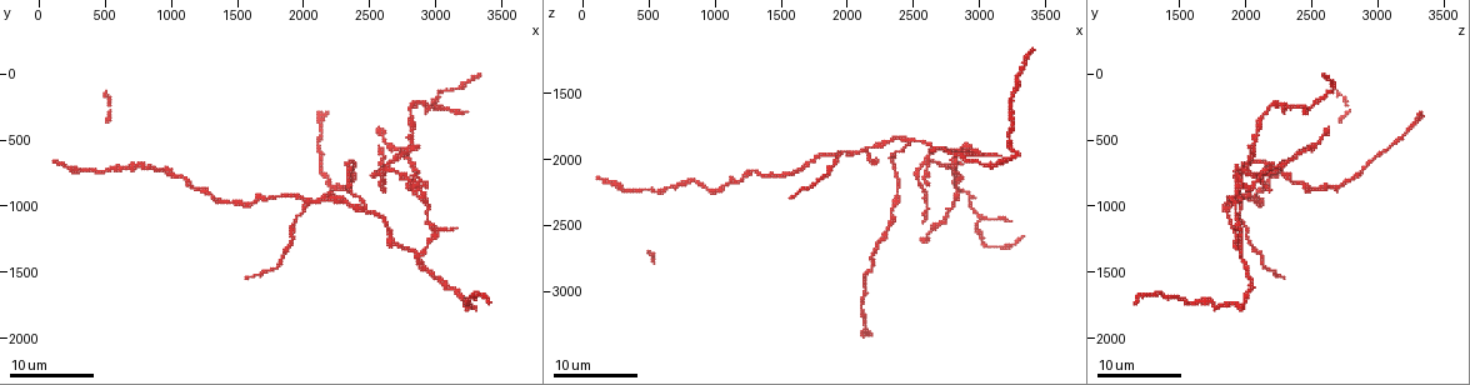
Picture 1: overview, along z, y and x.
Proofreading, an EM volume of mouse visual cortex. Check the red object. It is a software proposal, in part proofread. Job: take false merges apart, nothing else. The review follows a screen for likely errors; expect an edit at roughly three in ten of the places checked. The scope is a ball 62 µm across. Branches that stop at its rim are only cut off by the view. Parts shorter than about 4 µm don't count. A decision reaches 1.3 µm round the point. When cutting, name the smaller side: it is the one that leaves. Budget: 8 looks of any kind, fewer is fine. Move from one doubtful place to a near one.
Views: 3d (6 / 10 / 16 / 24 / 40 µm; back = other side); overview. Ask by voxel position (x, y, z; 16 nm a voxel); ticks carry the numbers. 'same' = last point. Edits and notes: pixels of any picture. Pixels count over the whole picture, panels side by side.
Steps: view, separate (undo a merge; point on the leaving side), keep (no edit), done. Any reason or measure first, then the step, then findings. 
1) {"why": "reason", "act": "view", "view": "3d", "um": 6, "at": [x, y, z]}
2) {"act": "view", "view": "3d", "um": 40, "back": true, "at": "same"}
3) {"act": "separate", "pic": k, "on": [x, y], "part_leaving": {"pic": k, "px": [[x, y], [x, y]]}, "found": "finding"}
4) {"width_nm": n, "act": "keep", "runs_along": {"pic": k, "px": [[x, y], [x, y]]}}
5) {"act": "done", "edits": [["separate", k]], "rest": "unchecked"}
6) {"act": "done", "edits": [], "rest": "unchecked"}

{"why": "thin arm on a thick one", "act": "view", "view": "3d", "um": 24, "at": [2620, 740, 2020]}

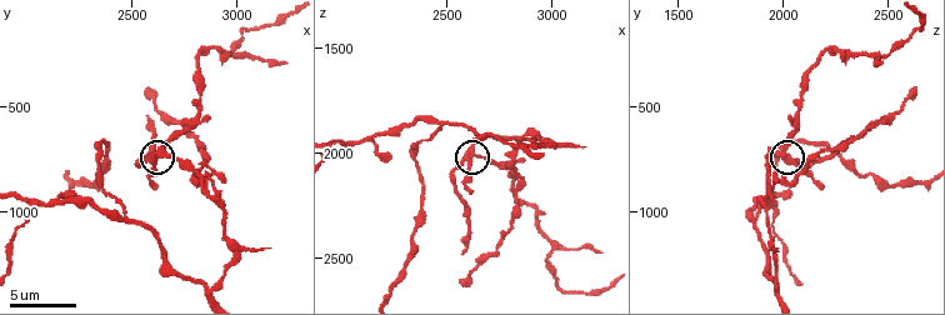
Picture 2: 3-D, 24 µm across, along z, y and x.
{"act": "view", "view": "3d", "um": 6, "at": [2620, 730, 2000]}

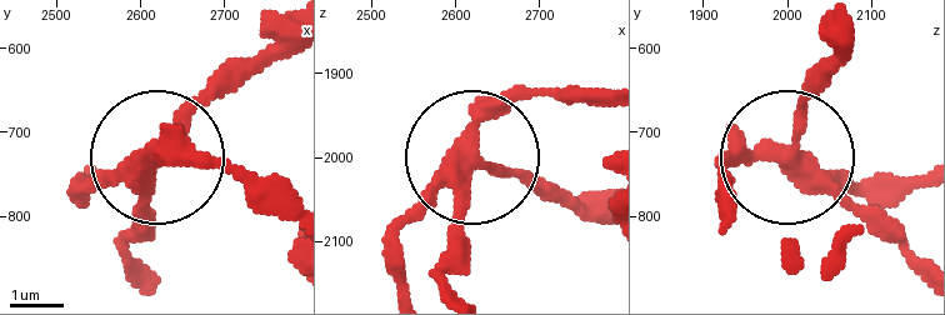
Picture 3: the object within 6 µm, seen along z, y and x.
{"arms": 4, "act": "keep", "runs_along": {"pic": 3, "px": [[291, 220], [198, 163], [144, 163], [68, 189]]}, "found": "continuous, no second neuron"}

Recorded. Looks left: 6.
{"why": "branch point", "act": "view", "view": "3d", "um": 16, "at": [2460, 1040, 1860]}

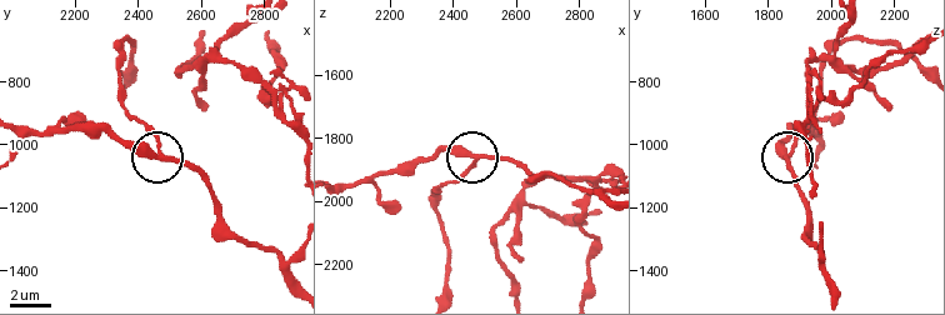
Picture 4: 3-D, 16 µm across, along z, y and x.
{"width_nm": 300, "act": "keep", "found": "all the same neuron"}

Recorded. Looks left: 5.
{"act": "view", "view": "3d", "um": 16, "at": [2030, 980, 1960]}

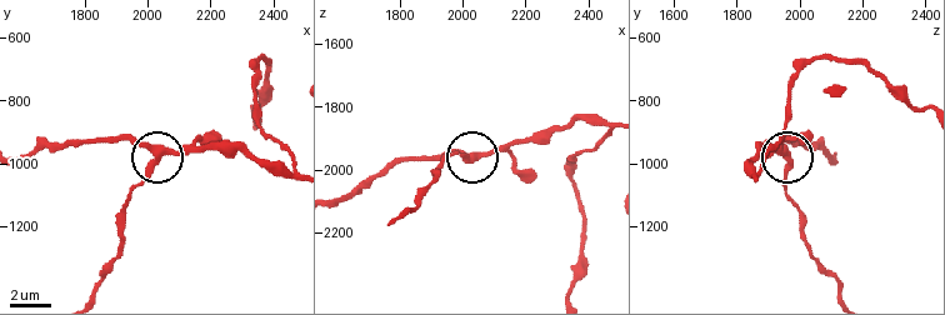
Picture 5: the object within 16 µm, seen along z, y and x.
{"side_arm_um": 15, "act": "keep", "runs_along": {"pic": 5, "px": [[293, 171], [238, 150], [166, 150], [128, 194]]}, "found": "continuous, no second neuron"}

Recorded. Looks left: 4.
{"why": "arms part here", "act": "view", "view": "3d", "um": 16, "at": [2880, 1390, 1970]}

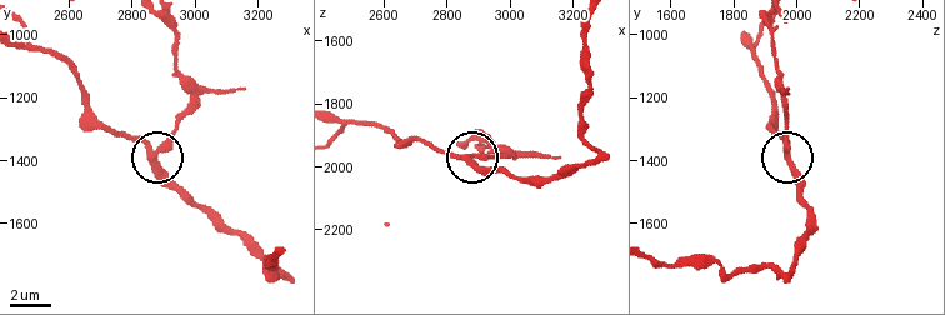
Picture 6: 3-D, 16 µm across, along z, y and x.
{"arms": 3, "act": "keep", "runs_along": {"pic": 6, "px": [[31, 44], [55, 51], [90, 113], [140, 143], [194, 201]]}, "found": "all the same neuron"}

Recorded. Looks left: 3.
{"act": "done", "edits": [], "rest": "unchecked"}

